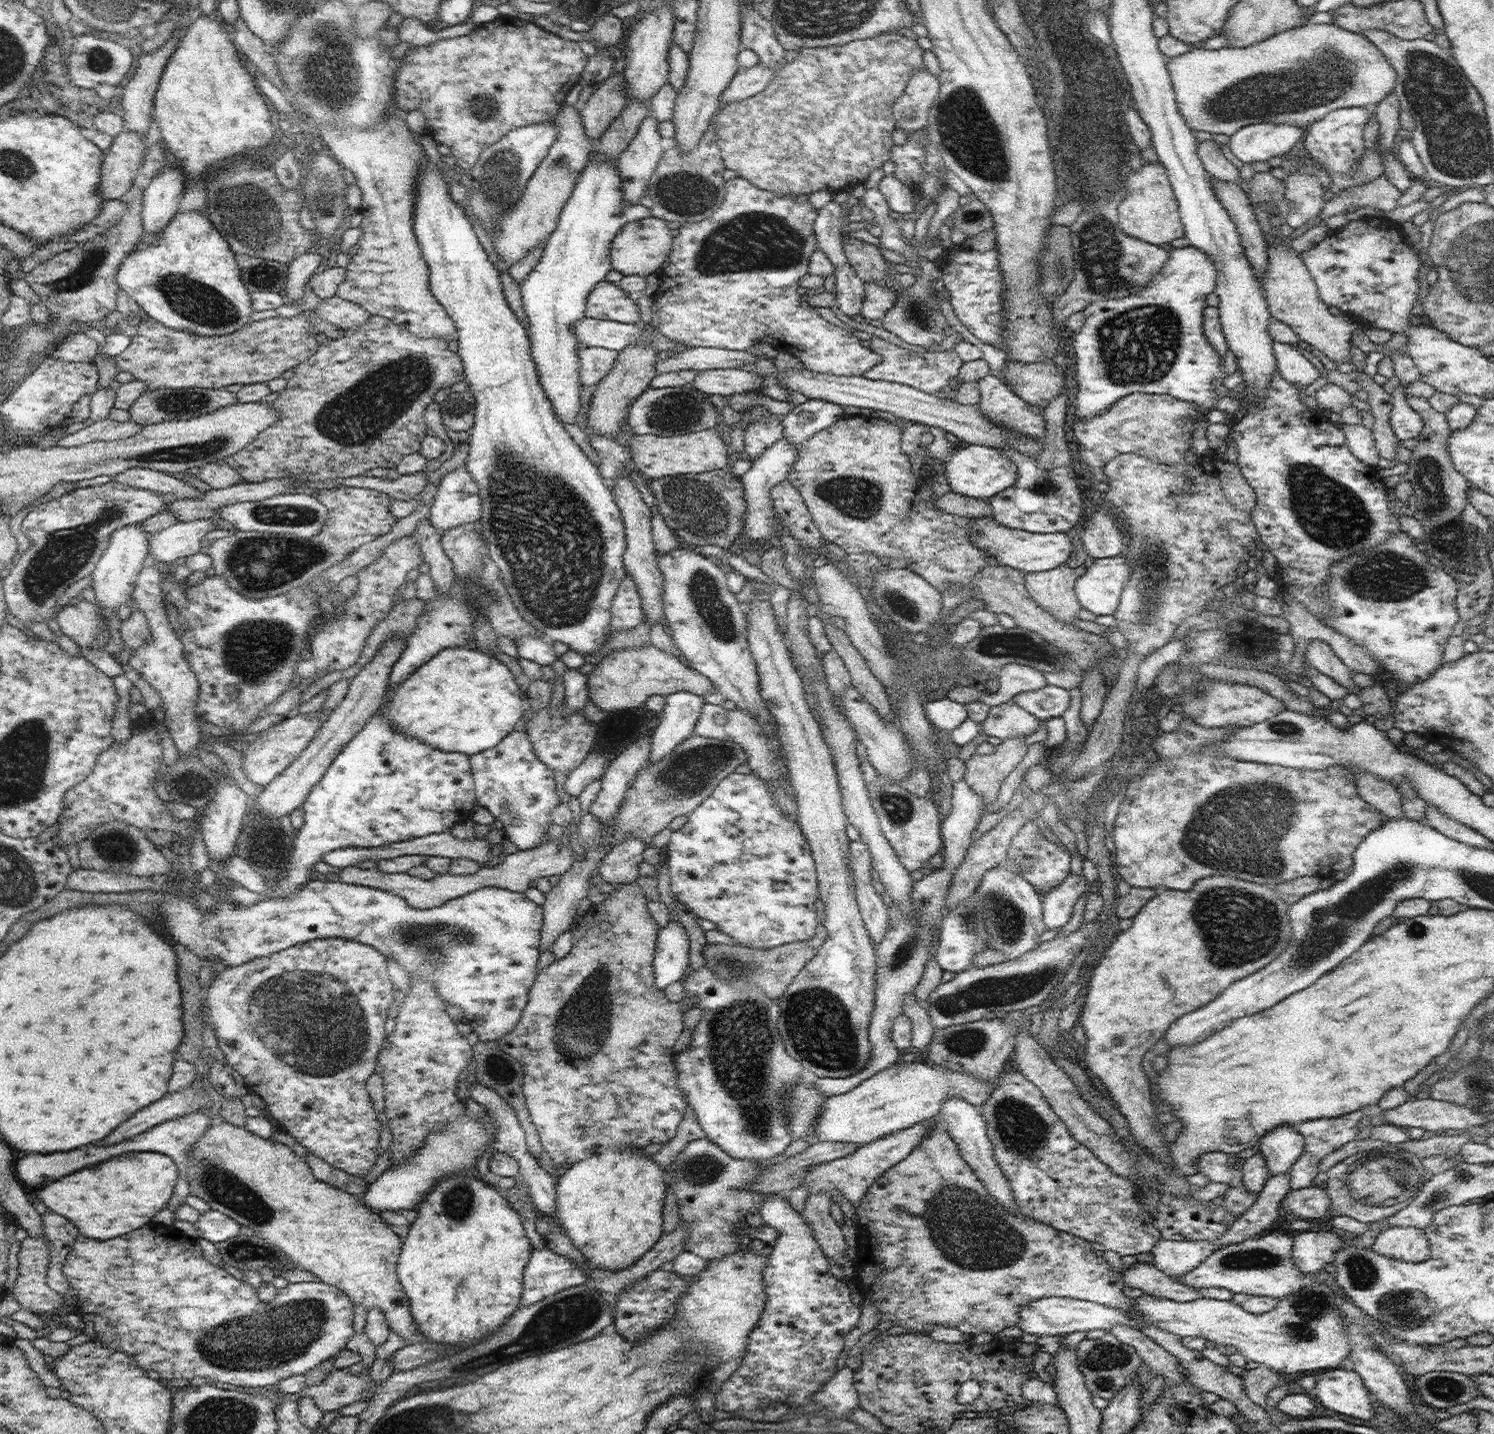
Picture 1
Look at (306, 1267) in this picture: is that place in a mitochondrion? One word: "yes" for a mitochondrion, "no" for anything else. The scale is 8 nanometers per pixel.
no

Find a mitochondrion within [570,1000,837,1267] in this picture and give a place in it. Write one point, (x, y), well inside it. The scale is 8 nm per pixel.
(699, 1171)

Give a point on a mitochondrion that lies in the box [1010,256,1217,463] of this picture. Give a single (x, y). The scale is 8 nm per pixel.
(1138, 346)

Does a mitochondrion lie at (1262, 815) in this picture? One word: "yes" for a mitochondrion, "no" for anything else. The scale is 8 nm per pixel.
yes

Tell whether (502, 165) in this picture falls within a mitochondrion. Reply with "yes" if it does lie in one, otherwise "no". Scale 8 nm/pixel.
yes

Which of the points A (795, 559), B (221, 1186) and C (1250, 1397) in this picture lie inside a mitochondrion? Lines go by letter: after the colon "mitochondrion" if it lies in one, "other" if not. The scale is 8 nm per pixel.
A: other
B: mitochondrion
C: other

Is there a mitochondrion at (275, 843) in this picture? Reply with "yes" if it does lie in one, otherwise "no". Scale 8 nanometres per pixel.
no

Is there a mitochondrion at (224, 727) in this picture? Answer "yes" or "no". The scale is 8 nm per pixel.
no

